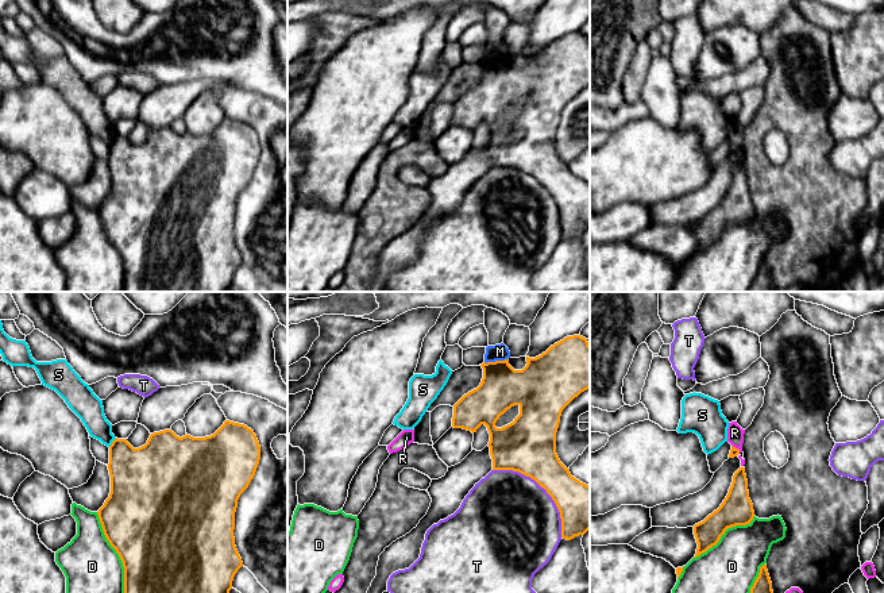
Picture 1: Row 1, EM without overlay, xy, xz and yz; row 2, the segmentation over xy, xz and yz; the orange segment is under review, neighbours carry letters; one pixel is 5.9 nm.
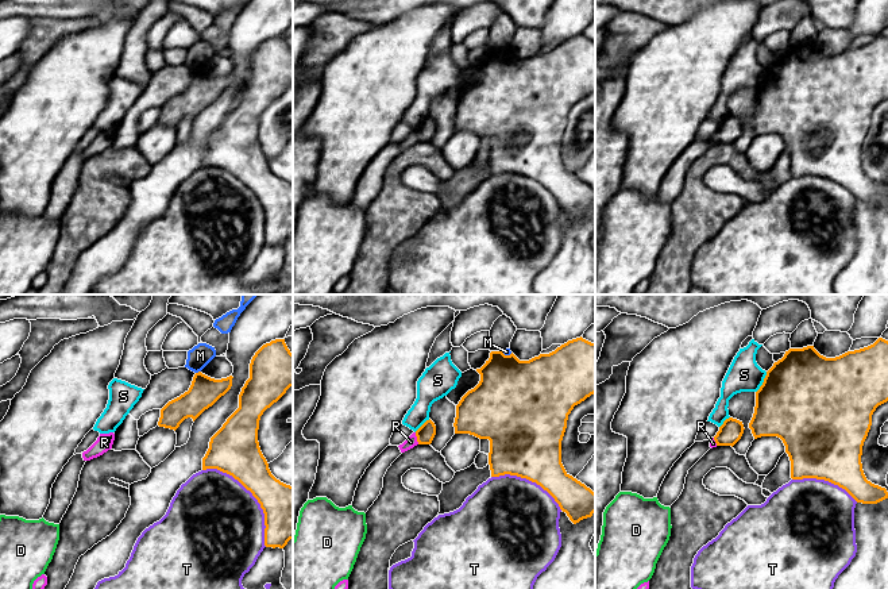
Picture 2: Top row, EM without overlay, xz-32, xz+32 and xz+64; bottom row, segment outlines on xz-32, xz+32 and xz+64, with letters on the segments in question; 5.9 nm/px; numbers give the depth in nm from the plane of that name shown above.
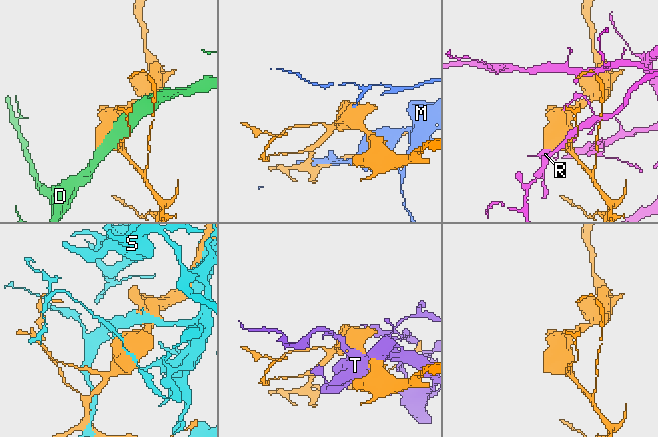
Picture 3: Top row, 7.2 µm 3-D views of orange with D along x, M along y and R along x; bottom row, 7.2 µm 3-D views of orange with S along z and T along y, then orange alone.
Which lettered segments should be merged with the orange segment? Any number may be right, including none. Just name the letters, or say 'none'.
none

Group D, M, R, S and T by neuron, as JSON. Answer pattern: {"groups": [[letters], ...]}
{"groups": [["D"], ["M"], ["R"], ["S"], ["T"]]}

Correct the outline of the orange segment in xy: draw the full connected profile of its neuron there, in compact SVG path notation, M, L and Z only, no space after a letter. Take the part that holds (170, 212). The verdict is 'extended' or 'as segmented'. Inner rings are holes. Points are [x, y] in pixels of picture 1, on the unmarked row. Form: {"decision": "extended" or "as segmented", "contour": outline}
{"decision": "as segmented", "contour": "M225 118L224 122L211 134L193 135L177 134L171 127L154 130L147 140L134 146L127 136L115 136L109 143L108 167L111 173L111 190L97 212L109 242L119 251L124 265L124 292L229 292L232 278L243 263L242 255L235 243L235 209L240 192L248 185L255 173L260 157L260 143L256 132L244 122Z"}

